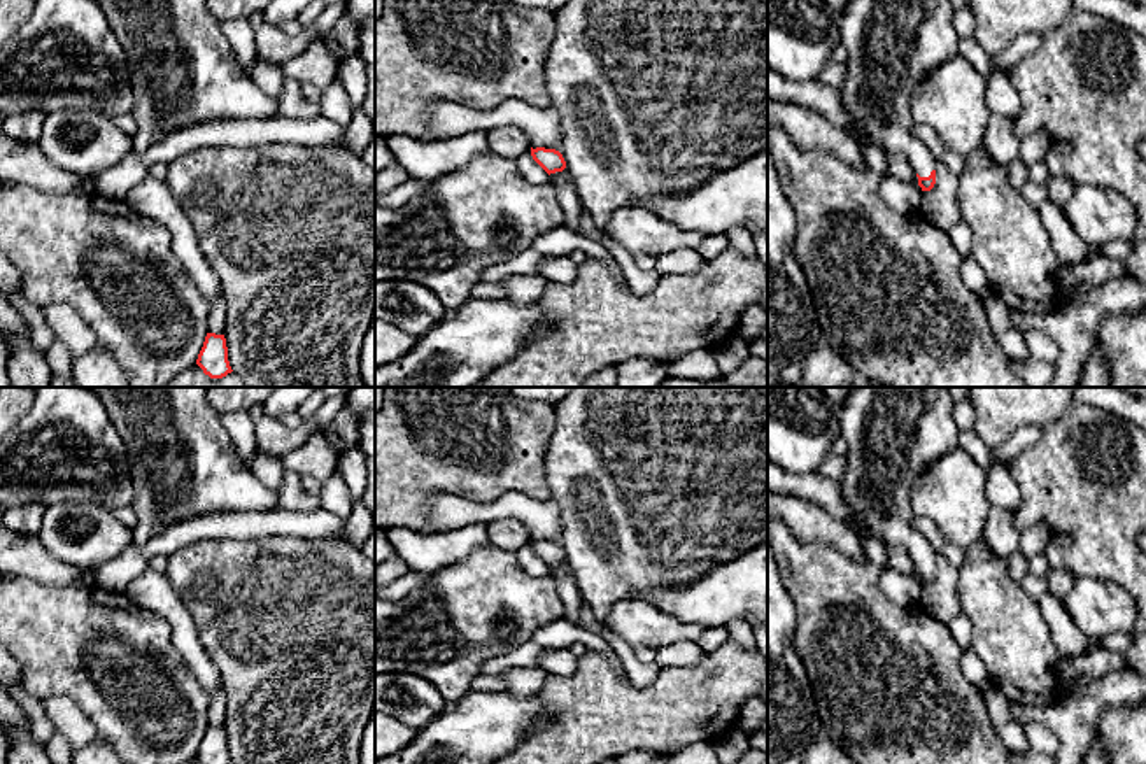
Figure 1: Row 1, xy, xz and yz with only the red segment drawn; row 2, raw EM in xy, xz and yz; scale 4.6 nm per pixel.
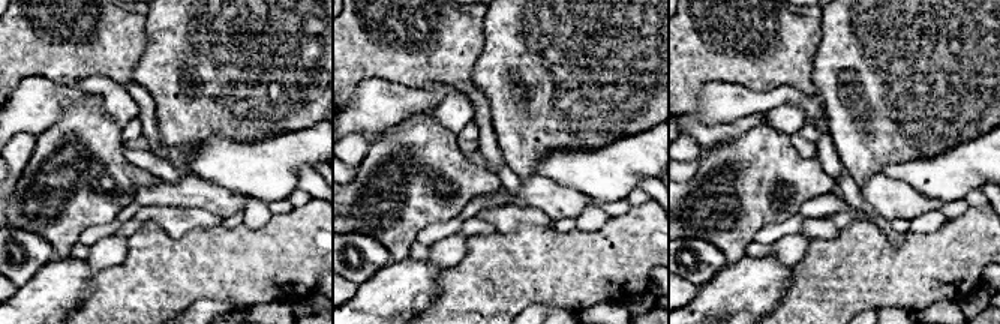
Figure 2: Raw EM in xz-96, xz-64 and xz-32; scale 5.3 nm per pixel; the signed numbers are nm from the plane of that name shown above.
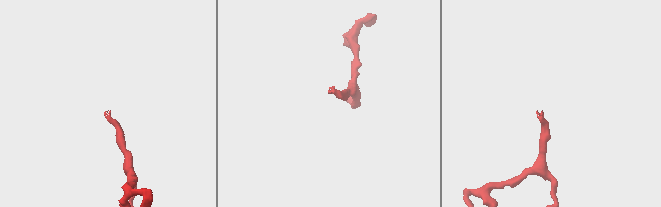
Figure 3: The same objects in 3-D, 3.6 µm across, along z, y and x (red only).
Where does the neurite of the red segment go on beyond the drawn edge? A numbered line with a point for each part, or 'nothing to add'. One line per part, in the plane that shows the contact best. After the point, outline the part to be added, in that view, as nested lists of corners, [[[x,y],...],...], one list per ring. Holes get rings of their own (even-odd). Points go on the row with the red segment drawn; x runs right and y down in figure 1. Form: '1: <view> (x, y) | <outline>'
1: yz (892, 46) | [[[850,0],[838,18],[839,40],[846,47],[841,105],[853,119],[848,133],[885,154],[902,151],[920,177],[936,170],[930,151],[913,135],[909,103],[923,79],[959,54],[951,0]]]

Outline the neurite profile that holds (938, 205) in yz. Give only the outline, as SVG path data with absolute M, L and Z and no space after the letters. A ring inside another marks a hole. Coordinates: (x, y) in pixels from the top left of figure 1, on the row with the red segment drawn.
M936 159L936 184L930 191L922 193L920 212L943 231L951 230L962 221L955 200L957 184L957 175L943 161Z

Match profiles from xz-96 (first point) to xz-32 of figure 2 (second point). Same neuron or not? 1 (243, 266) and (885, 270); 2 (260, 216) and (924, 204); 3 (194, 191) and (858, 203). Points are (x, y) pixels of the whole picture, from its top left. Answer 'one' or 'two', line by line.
1: one
2: two
3: two

